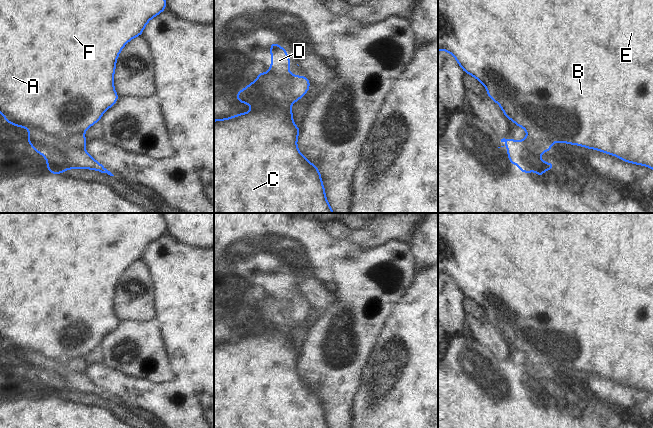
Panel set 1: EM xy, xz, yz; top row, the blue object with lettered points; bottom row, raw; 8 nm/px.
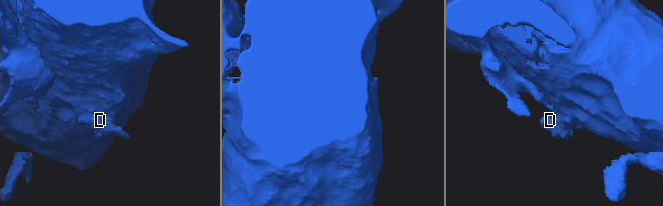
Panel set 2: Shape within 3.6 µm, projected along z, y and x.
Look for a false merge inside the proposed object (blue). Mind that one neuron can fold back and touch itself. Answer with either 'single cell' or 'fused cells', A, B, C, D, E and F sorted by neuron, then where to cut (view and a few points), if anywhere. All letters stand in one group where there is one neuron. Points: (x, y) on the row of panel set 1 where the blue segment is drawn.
fused cells; A B C E F / D; cut in xz along (268, 72), (280, 80), (271, 95), (279, 101)

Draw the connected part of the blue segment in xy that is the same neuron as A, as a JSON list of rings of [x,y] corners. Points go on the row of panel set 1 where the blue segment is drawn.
[[[0,0],[0,113],[4,120],[16,127],[26,128],[30,132],[30,136],[25,140],[32,146],[33,150],[37,151],[37,154],[43,155],[47,145],[56,141],[65,141],[71,147],[85,149],[86,137],[84,132],[99,122],[103,113],[110,109],[120,97],[114,89],[114,72],[121,50],[130,40],[141,36],[147,23],[165,10],[166,0]]]

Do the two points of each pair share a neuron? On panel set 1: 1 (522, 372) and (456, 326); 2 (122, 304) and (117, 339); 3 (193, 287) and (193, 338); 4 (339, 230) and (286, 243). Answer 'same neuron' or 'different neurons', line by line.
1: different neurons
2: different neurons
3: same neuron
4: different neurons

